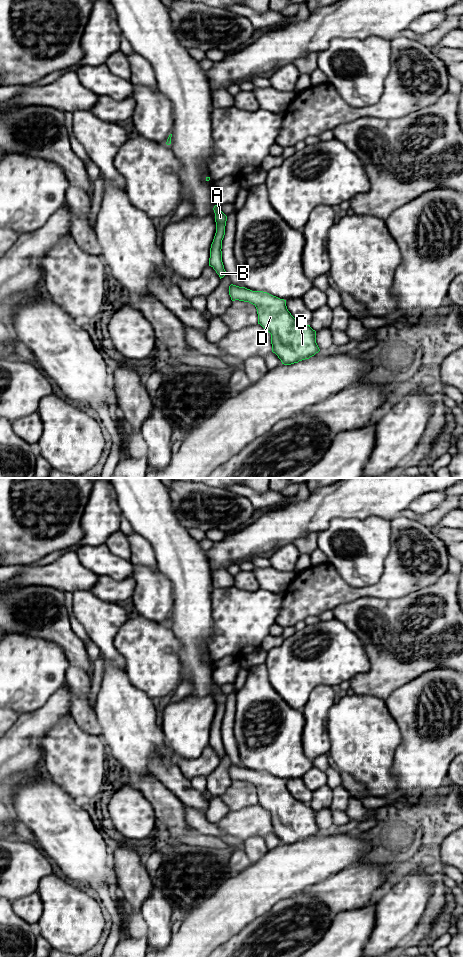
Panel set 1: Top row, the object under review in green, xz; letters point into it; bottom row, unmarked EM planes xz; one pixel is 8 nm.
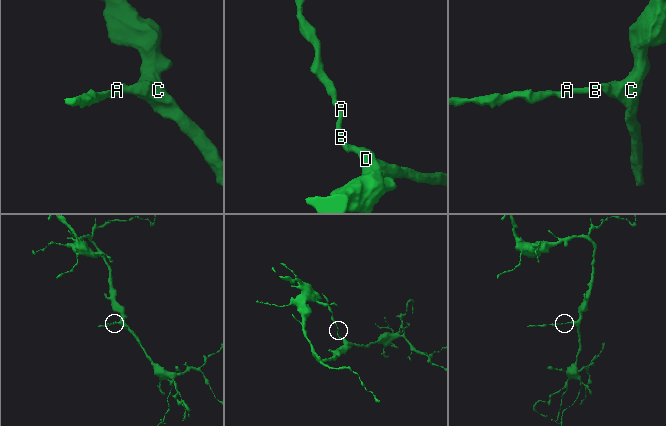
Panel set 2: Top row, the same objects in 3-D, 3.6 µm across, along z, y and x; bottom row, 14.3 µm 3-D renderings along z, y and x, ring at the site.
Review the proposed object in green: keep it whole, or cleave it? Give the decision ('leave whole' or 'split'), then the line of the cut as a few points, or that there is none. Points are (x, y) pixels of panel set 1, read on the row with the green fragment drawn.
leave whole; no cut

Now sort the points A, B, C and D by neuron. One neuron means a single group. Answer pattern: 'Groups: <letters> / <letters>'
Groups: A B C D

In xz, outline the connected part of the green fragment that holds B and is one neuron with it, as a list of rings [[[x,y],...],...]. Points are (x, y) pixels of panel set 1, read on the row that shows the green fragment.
[[[215,205],[213,210],[215,213],[216,233],[210,248],[209,266],[211,266],[216,271],[221,279],[226,275],[226,271],[222,262],[221,249],[222,240],[225,235],[227,216],[221,211],[218,205]]]

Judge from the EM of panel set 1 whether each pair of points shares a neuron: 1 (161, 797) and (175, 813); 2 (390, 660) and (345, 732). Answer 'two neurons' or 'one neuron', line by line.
1: one neuron
2: two neurons

